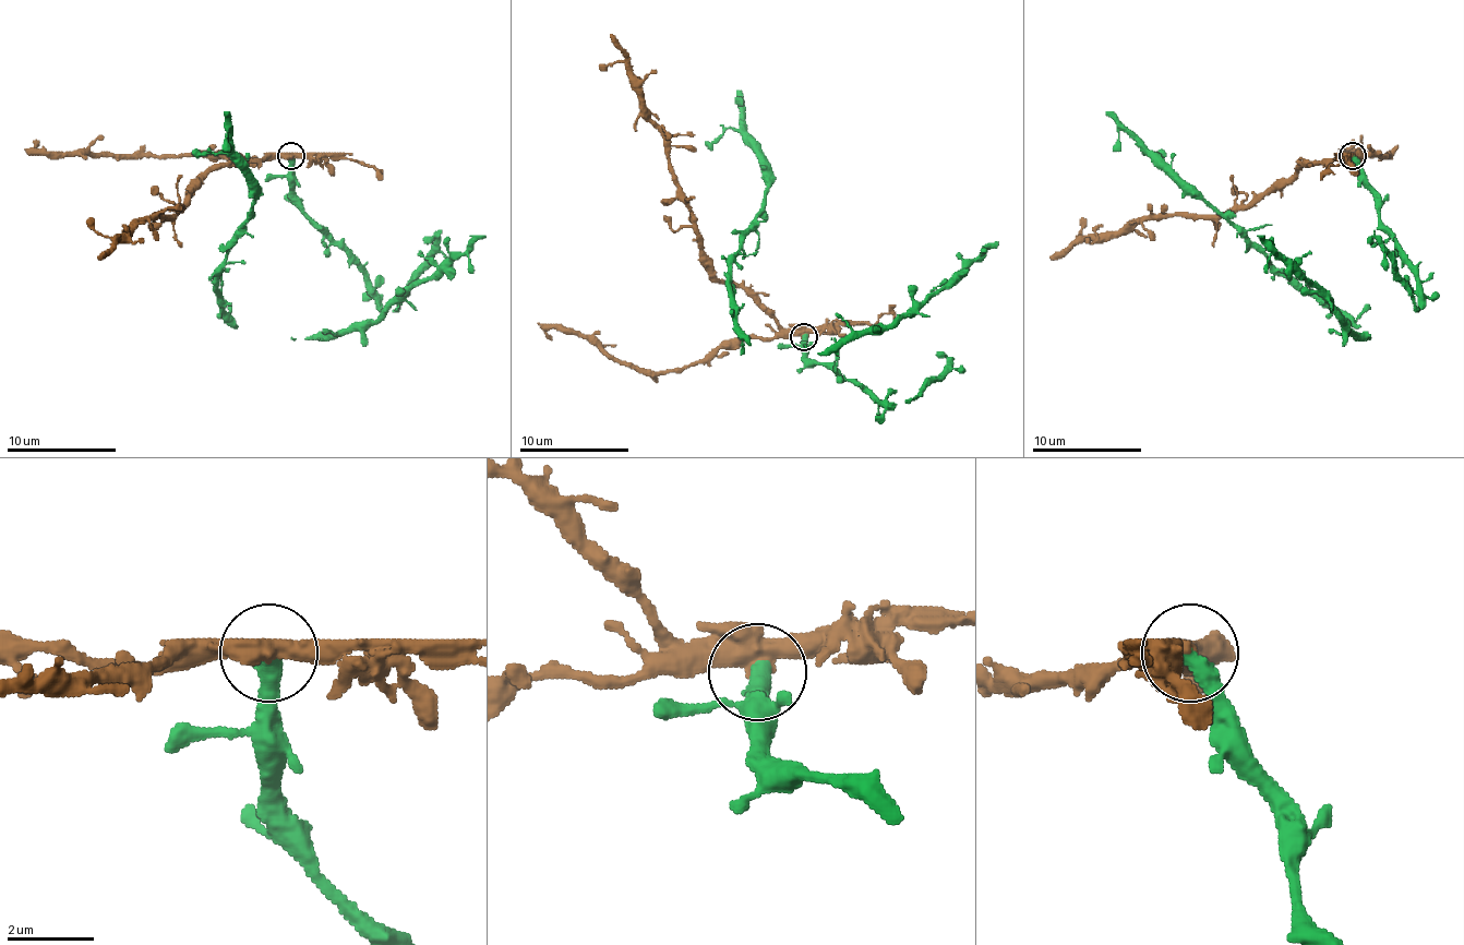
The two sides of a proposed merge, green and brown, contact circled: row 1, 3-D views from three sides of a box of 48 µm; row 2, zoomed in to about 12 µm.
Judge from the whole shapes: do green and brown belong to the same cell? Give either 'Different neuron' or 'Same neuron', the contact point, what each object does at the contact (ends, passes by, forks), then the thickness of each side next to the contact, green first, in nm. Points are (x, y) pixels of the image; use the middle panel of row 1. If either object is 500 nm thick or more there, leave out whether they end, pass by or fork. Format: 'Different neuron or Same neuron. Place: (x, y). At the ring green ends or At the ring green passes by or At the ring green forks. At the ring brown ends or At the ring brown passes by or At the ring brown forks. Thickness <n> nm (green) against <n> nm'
Different neuron. Place: (804, 336). At the ring green ends. At the ring brown passes by. Thickness 460 nm (green) against 480 nm

